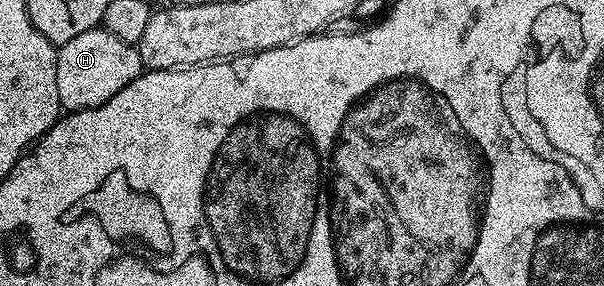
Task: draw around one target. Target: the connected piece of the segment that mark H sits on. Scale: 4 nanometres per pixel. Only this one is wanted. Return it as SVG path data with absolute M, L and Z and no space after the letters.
M103 27L85 31L58 48L56 82L61 106L68 112L94 109L113 98L143 71L136 46L111 35Z

